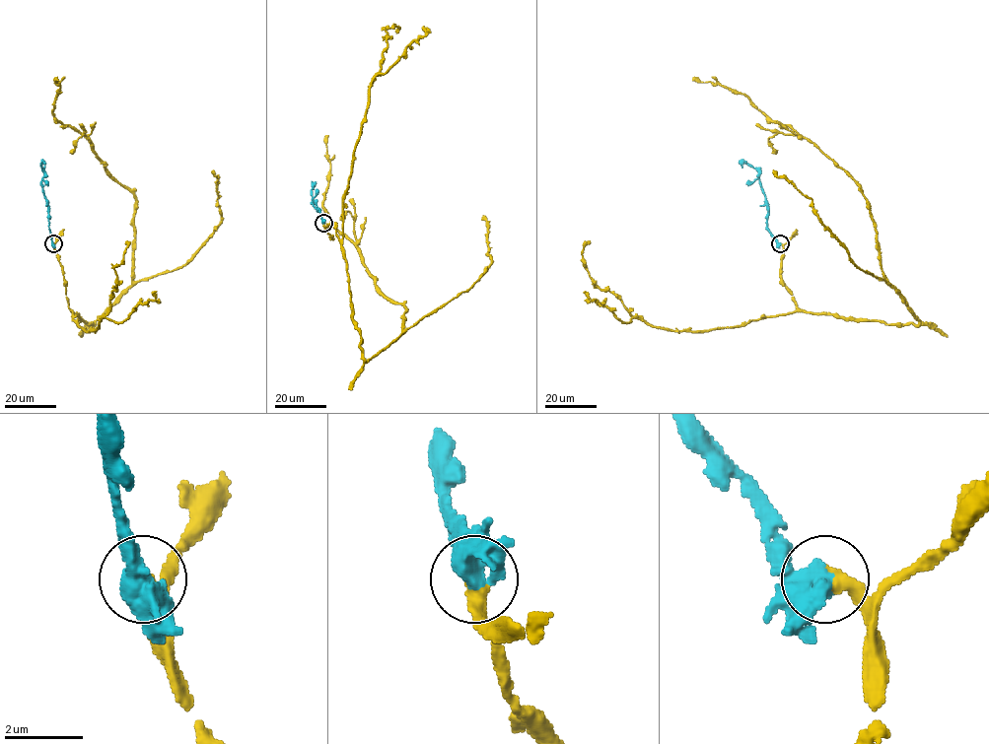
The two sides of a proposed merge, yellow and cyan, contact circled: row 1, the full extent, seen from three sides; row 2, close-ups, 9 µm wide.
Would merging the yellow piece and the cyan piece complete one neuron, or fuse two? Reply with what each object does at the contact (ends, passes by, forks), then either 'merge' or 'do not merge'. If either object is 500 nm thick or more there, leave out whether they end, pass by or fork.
merge

